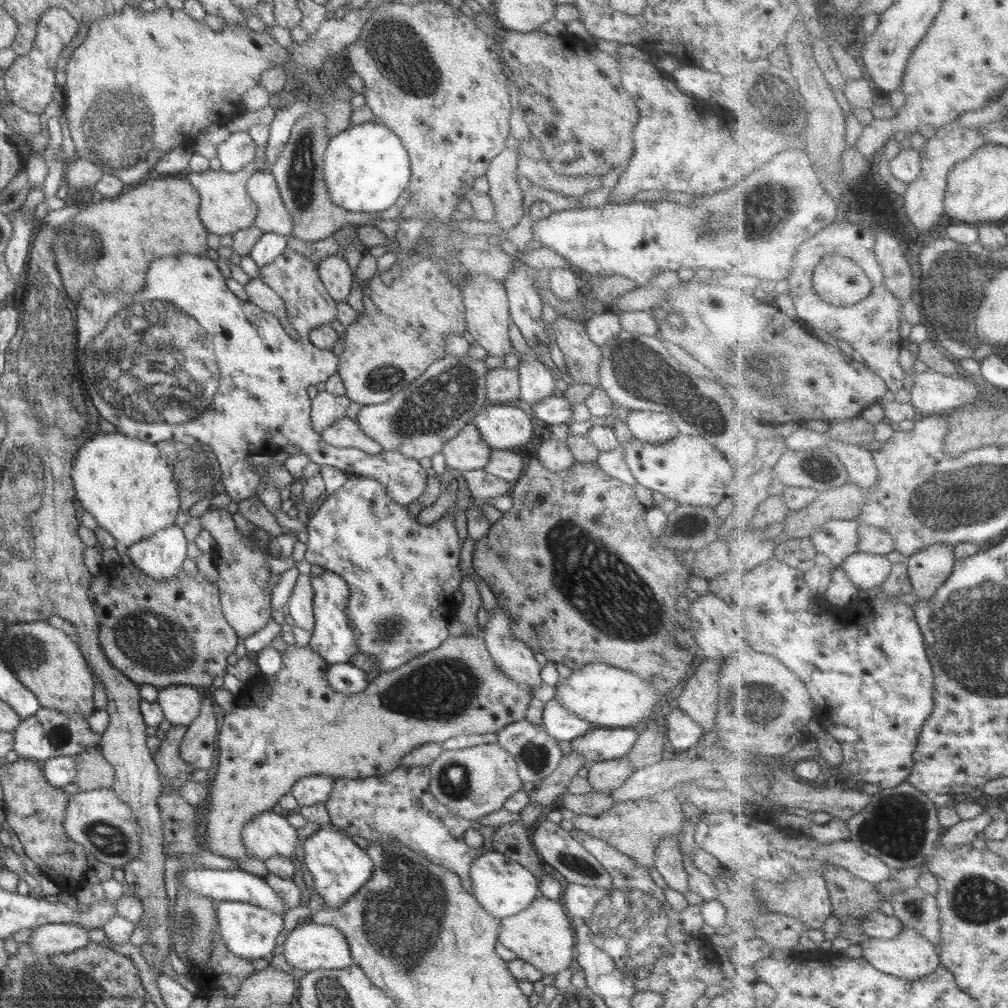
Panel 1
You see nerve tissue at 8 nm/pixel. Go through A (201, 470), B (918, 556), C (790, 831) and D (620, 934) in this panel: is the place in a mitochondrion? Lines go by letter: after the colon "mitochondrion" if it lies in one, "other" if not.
A: mitochondrion
B: other
C: other
D: mitochondrion

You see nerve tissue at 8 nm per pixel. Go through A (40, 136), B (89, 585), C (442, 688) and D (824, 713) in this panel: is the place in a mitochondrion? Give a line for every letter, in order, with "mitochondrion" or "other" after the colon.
A: other
B: other
C: mitochondrion
D: other

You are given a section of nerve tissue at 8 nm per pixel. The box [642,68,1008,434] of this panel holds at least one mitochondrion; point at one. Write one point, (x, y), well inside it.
(956, 304)

